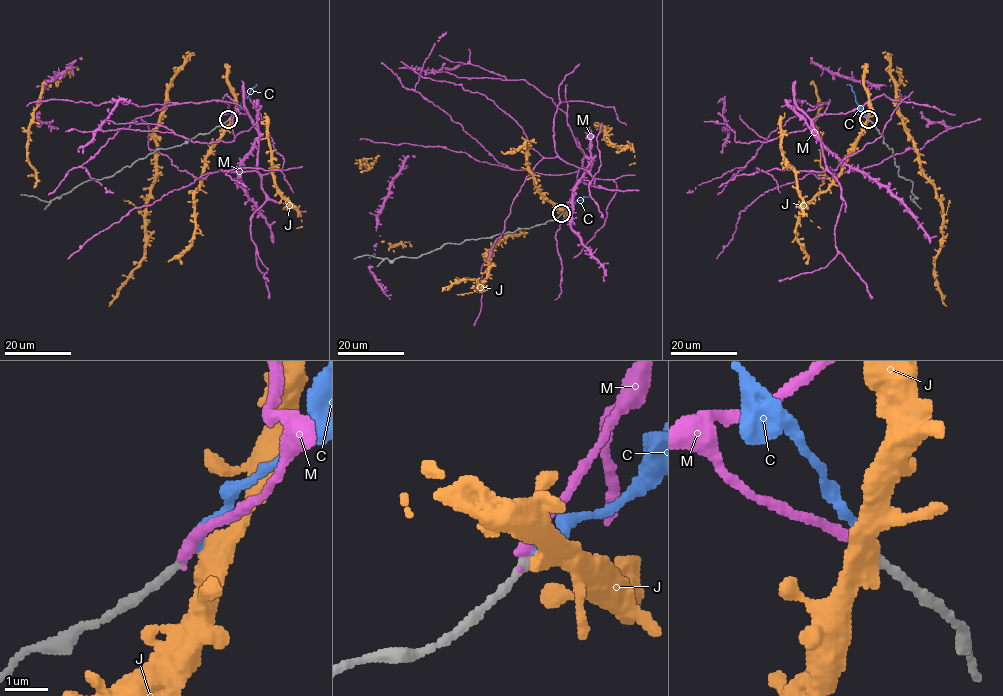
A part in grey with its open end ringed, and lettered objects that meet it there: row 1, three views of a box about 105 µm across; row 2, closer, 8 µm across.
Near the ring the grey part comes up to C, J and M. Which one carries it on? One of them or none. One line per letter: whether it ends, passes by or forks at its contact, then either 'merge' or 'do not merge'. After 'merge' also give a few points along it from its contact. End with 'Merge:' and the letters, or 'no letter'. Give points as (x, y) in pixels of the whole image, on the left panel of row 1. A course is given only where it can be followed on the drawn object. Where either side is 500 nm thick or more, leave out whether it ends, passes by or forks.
C: it ends | do not merge
J: it passes by | do not merge
M: it ends | merge
Merge: M

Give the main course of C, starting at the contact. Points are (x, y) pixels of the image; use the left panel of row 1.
C: (229, 118), (258, 85)

